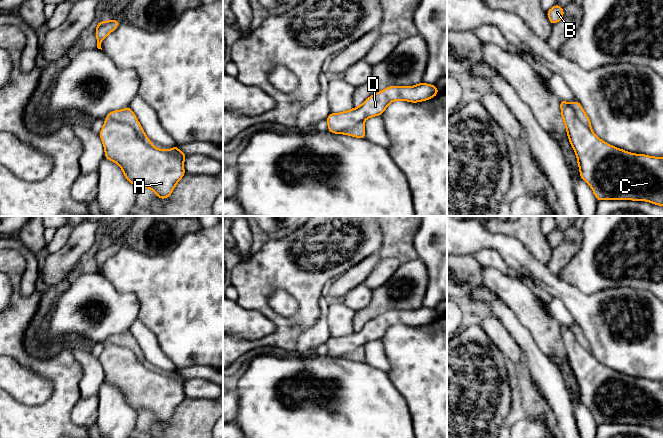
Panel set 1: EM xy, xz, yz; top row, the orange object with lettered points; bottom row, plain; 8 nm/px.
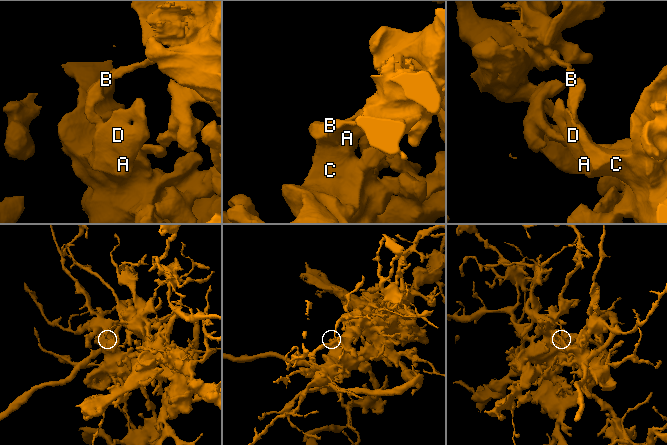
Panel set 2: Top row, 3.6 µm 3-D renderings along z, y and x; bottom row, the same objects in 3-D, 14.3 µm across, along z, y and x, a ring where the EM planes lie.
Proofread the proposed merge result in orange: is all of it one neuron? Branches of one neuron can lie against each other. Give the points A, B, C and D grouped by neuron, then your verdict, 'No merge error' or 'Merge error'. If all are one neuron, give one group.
Groups: A C D / B. Merge error

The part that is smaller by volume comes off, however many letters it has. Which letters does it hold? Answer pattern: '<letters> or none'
B

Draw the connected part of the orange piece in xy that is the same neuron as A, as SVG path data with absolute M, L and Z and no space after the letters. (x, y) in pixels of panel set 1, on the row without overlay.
M110 343L104 344L99 360L105 374L104 381L121 391L127 405L136 411L150 412L160 423L168 422L186 398L184 383L187 379L177 369L168 374L155 372L153 367L149 369L141 364L132 350Z

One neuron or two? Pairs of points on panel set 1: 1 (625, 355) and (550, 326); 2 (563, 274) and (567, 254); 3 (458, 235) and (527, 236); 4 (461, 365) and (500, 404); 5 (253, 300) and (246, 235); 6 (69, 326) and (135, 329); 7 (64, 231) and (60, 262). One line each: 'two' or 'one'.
1: two
2: two
3: two
4: one
5: two
6: two
7: two

